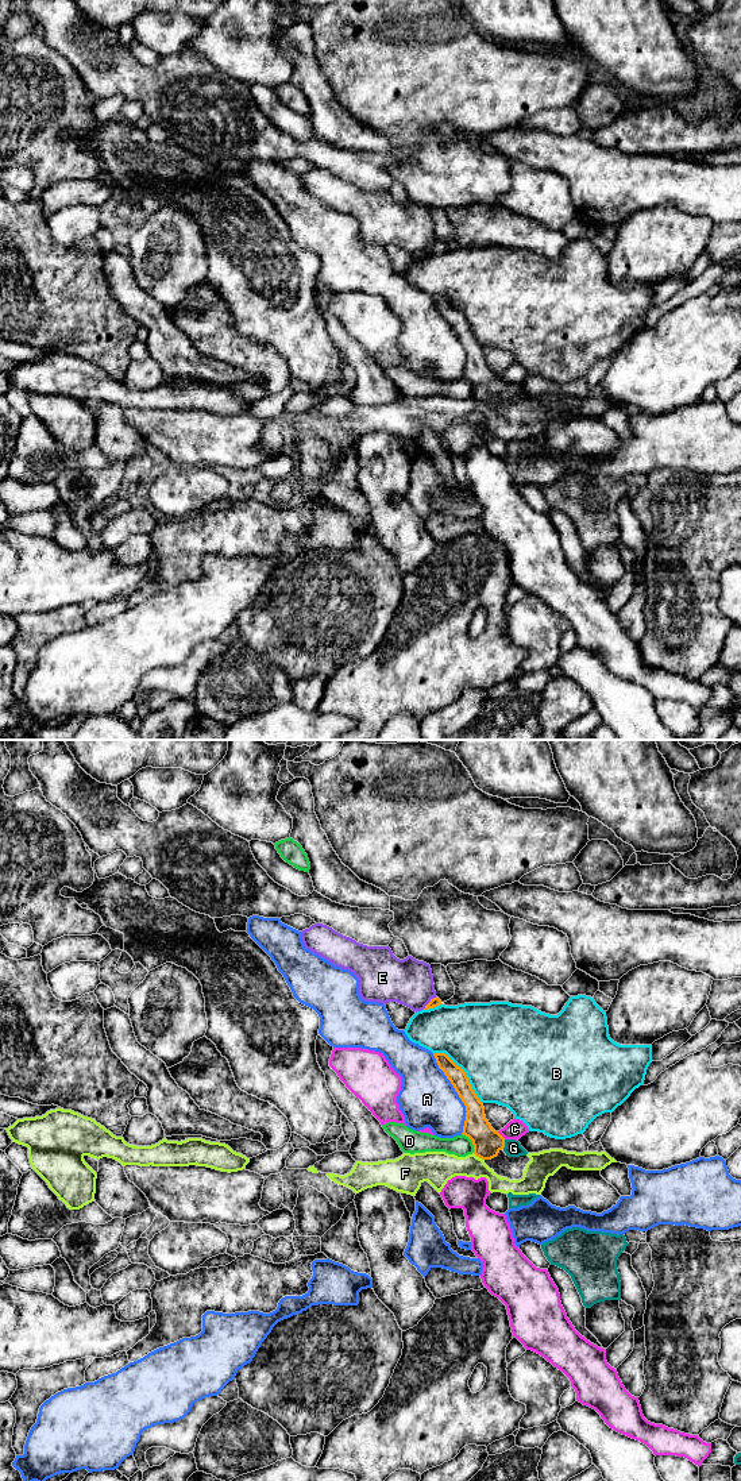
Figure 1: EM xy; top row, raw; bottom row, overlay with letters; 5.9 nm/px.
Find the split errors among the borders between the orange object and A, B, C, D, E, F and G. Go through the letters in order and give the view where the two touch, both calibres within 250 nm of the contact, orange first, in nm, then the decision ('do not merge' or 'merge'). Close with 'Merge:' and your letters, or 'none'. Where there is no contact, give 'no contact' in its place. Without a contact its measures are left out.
A: contact in xy; calibres 160 and 340 nm; do not merge
B: contact in xy; calibres 110 and 480 nm; do not merge
C: contact in xy; calibres 170 and 110 nm; do not merge
D: contact in xy; calibres 170 and 130 nm; do not merge
E: contact in xy; calibres 60 and 280 nm; do not merge
F: contact in xy; calibres 170 and 190 nm; do not merge
G: contact in xy; calibres 170 and 100 nm; merge
Merge: G

